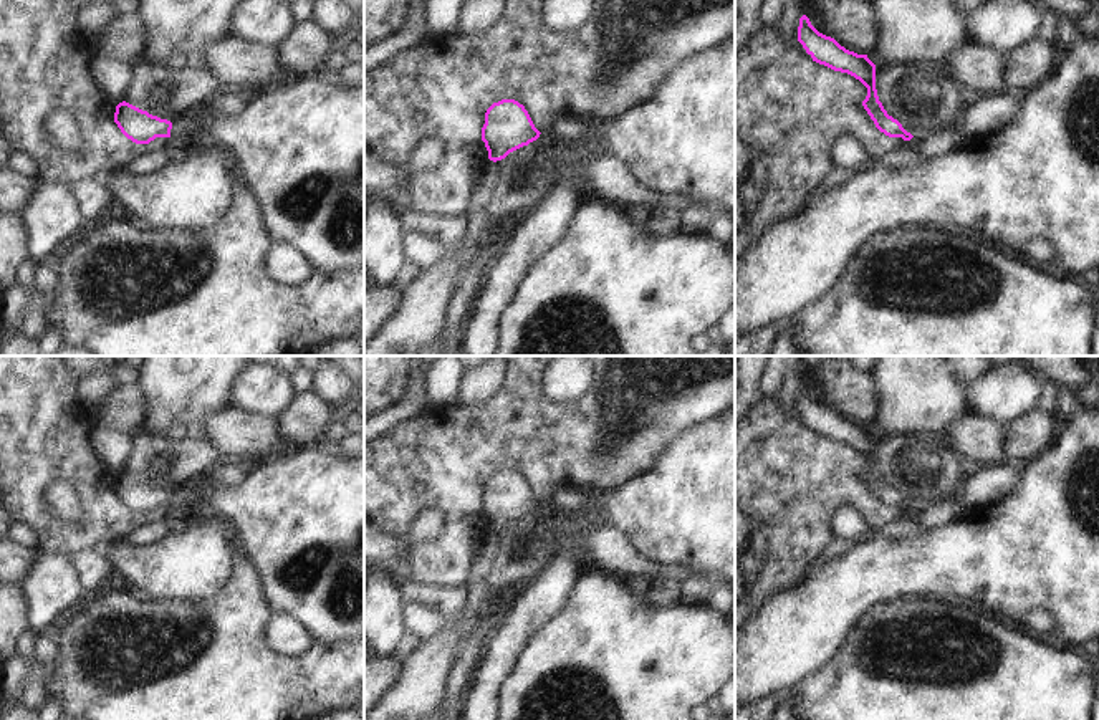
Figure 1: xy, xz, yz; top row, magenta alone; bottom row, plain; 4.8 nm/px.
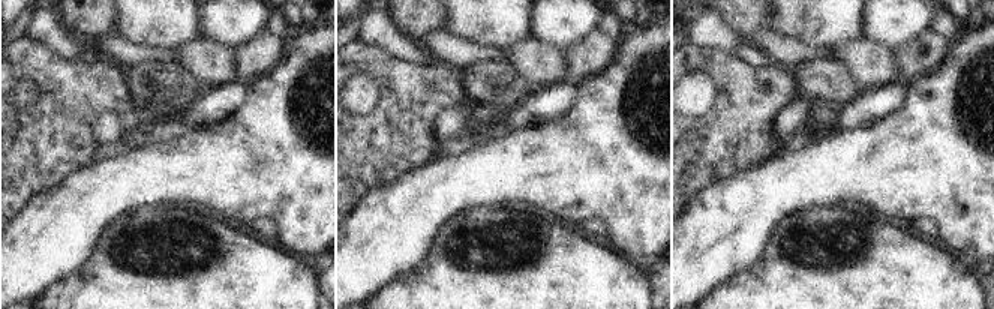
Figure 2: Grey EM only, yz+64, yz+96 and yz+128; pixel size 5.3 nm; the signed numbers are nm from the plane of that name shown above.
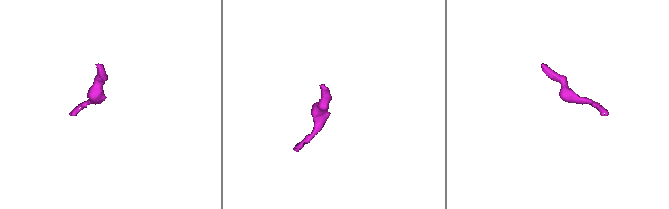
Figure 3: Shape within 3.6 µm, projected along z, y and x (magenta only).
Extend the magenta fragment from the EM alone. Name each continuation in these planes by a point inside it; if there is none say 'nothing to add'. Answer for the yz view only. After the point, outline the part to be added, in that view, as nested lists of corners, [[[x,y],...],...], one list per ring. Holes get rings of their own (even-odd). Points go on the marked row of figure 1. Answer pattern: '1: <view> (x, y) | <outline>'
nothing to add

